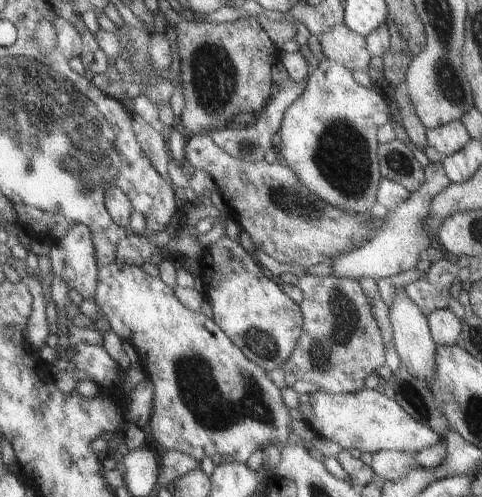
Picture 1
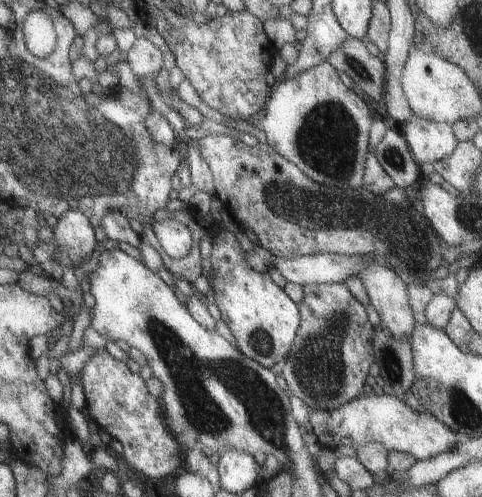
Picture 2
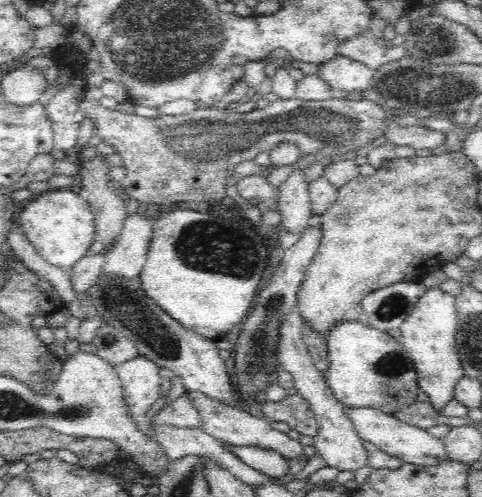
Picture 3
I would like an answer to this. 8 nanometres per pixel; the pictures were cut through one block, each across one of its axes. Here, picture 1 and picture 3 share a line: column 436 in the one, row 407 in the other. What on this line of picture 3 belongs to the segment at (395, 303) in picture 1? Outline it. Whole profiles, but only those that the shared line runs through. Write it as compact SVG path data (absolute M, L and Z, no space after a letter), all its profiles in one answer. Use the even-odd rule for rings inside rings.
M344 406L346 416L350 418L350 422L354 424L358 436L362 442L370 442L374 444L378 450L398 458L402 464L410 464L410 466L438 466L440 462L450 462L448 458L448 446L444 440L434 438L428 430L422 430L418 426L406 424L382 410L356 410L356 408L348 408Z

